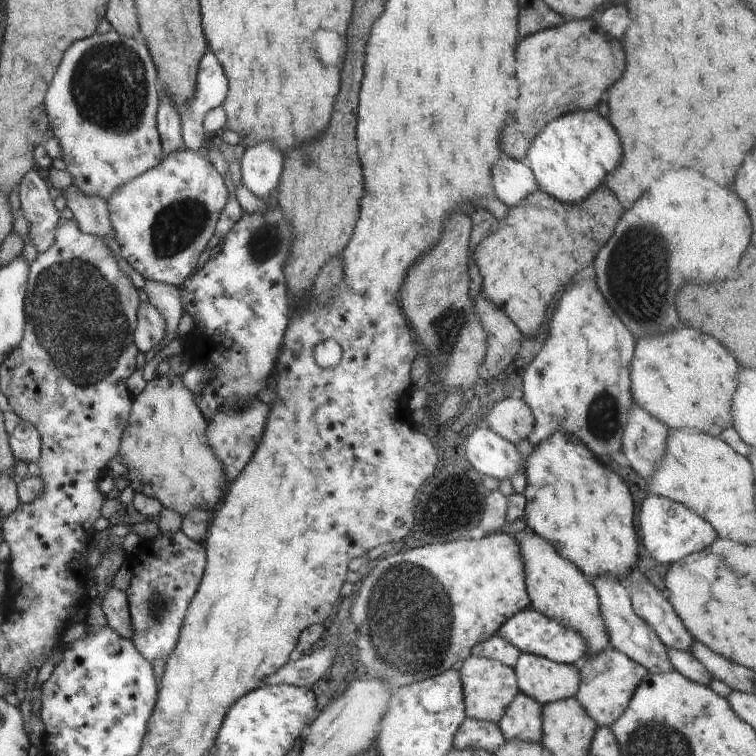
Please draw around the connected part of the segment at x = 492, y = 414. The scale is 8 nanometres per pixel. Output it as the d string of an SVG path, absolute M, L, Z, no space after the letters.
M506 398L487 413L486 422L492 432L514 444L526 440L534 428L534 416L523 399Z

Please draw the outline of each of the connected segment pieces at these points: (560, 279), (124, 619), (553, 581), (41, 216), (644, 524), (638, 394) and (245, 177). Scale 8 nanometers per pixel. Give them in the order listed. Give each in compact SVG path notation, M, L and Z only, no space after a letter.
M605 183L580 204L564 204L542 189L536 190L528 200L522 202L522 210L524 212L510 212L502 220L504 228L498 228L494 234L484 238L484 242L477 245L473 256L482 275L481 295L498 306L516 324L518 330L528 337L530 334L538 334L538 328L544 320L544 310L558 288L566 284L578 270L586 268L596 252L610 240L625 210Z
M106 588L102 594L102 610L110 628L120 638L132 640L132 618L130 618L129 606L126 593L118 588Z
M536 533L530 534L519 544L531 607L540 614L556 620L558 626L574 628L586 640L586 656L598 656L604 648L610 646L610 636L600 616L599 598L594 585L584 578L584 574L573 562L562 558L554 550L554 546L550 546Z
M35 167L26 172L19 185L21 210L29 224L28 237L38 254L48 252L56 240L56 226L60 220L60 211L50 197L50 183Z
M649 494L644 499L638 516L638 522L640 522L638 534L642 536L644 548L652 554L654 560L658 560L662 564L672 564L698 554L712 546L718 538L712 525L693 510L682 503L674 502L670 498L656 496L656 494Z
M676 328L658 336L644 336L635 342L634 358L630 363L630 380L634 402L648 414L658 418L668 429L694 429L718 437L732 425L732 398L738 388L738 372L734 356L712 336L692 328Z
M272 142L245 147L240 161L242 184L265 203L274 198L282 174L283 154Z

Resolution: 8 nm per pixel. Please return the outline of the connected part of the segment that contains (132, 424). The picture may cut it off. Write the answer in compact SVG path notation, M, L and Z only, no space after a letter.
M178 375L156 376L148 381L144 390L133 397L129 420L121 435L118 456L128 472L131 491L156 498L163 508L178 512L181 517L188 516L194 508L208 508L212 513L217 509L227 489L224 470L218 462L214 450L206 436L207 420L204 418L194 396L184 388Z

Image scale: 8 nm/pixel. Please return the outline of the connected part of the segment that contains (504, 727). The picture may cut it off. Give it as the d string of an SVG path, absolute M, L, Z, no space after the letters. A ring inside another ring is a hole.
M518 692L506 708L498 726L506 740L518 738L522 742L542 742L542 705L534 698Z

